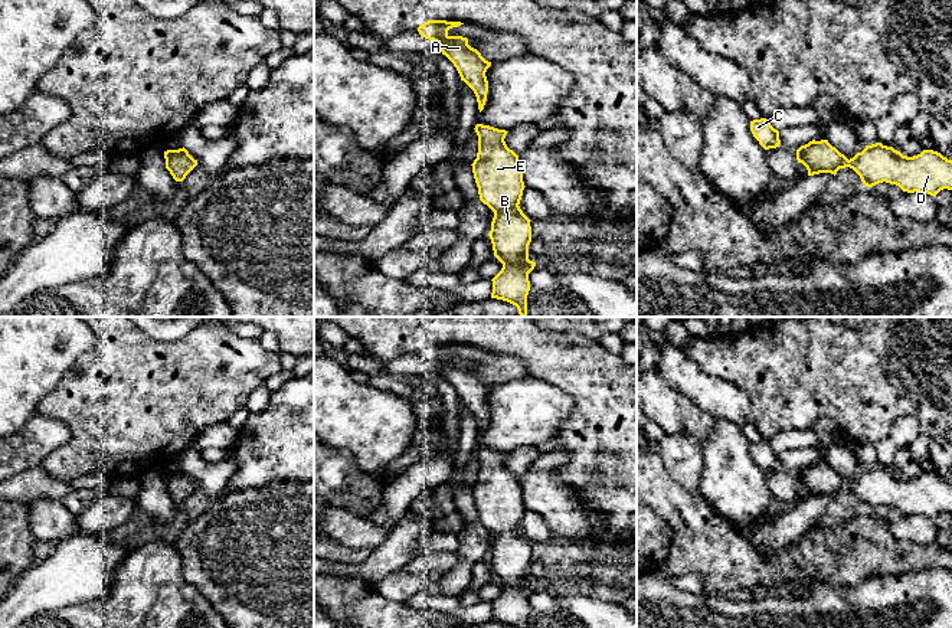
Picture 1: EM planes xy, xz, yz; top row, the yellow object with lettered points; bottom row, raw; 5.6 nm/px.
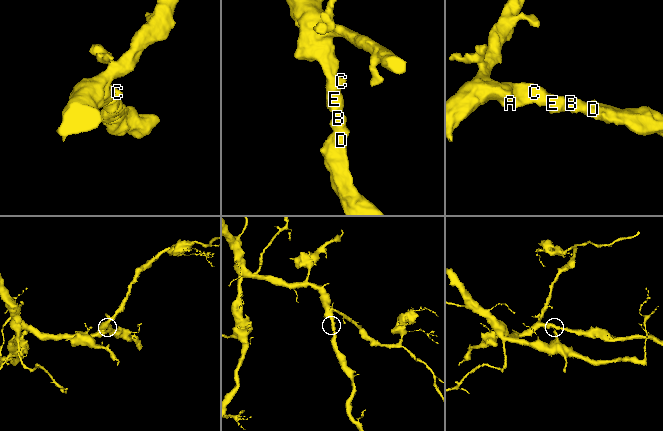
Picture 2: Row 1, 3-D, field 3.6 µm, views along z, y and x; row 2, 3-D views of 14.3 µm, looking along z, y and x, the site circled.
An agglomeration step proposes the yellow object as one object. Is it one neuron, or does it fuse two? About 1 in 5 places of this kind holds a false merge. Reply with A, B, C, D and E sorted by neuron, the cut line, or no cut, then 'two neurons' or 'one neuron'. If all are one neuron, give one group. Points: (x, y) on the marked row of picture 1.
groups A B C D E; cut none; one neuron

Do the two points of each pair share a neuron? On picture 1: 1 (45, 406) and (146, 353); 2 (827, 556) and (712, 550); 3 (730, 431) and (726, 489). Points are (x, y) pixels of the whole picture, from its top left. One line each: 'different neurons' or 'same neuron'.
1: same neuron
2: same neuron
3: same neuron

